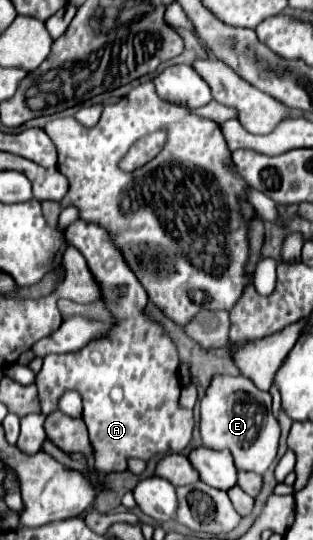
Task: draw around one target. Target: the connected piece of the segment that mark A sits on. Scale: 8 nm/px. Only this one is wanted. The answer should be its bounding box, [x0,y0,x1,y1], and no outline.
[36,219,194,473]

